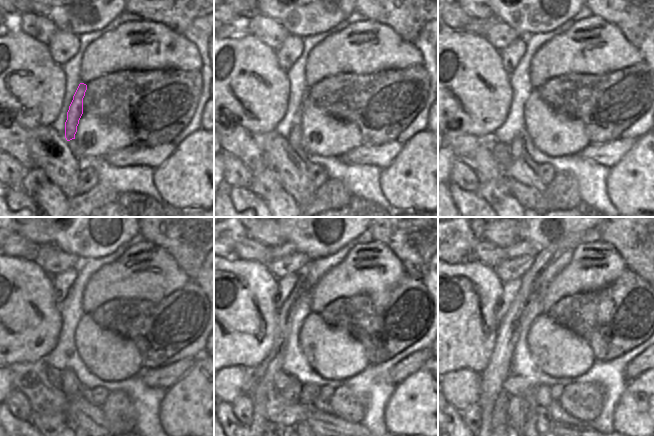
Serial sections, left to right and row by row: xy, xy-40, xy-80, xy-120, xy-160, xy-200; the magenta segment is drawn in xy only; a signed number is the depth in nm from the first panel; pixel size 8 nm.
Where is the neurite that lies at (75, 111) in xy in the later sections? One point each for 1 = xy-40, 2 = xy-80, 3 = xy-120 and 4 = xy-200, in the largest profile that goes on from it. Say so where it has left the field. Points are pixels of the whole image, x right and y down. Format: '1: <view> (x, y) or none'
1: xy-40 (294, 138)
2: xy-80 (517, 150)
3: xy-120 (70, 385)
4: xy-200 (517, 408)

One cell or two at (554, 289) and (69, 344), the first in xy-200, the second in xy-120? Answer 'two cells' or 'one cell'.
two cells

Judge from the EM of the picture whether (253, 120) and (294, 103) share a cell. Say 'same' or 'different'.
different

